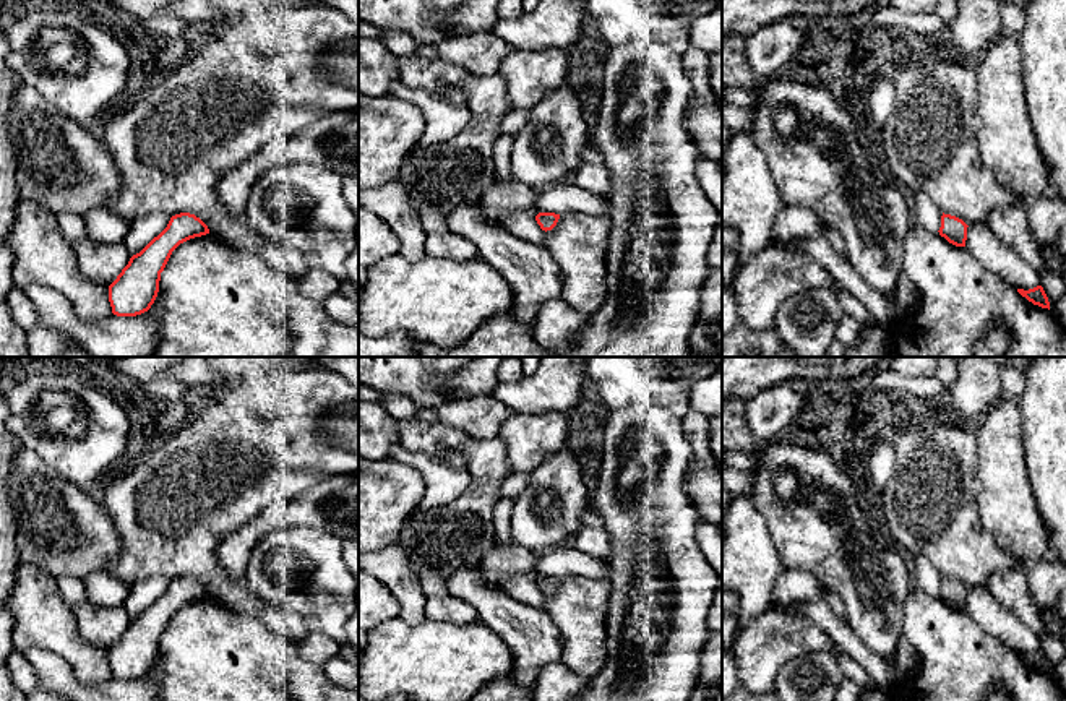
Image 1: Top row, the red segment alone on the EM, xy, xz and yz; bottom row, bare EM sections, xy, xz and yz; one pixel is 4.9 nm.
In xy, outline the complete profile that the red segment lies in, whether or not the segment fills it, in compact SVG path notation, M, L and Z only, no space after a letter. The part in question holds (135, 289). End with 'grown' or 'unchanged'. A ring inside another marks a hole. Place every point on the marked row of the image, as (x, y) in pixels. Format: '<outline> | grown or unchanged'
M190 213L170 217L167 227L140 253L133 255L109 286L109 302L117 316L136 316L151 308L159 292L161 273L172 252L183 242L209 234L208 226Z | unchanged

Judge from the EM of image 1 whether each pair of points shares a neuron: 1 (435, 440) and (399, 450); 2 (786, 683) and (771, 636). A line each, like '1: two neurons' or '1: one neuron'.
1: two neurons
2: two neurons

